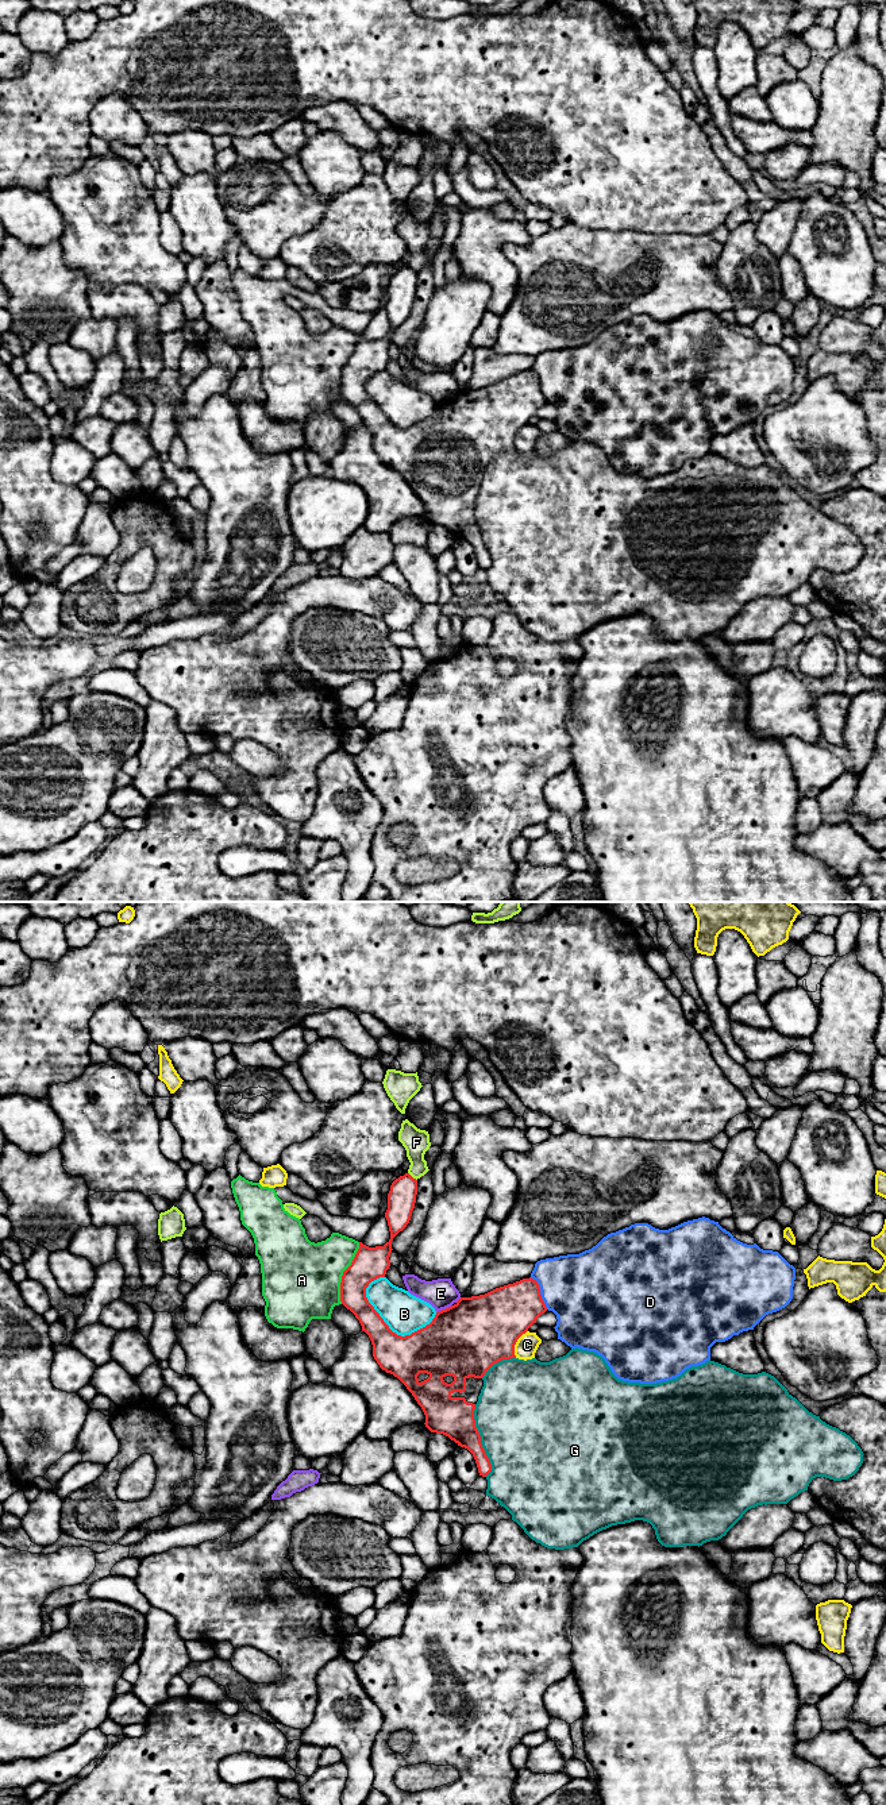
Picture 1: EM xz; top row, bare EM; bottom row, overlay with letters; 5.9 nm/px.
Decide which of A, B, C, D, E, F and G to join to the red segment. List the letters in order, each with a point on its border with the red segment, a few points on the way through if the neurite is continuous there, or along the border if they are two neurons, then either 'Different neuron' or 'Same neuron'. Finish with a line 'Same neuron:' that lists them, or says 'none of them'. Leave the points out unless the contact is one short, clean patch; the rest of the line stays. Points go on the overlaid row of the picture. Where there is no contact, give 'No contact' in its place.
A: Touches red at xz (343, 1273). Different neuron
B: Touches red at xz (395, 1333). Different neuron
C: Touches red at xz (515, 1343). Different neuron
D: Touches red at xz (539, 1292). Different neuron
E: Touches red at xz (443, 1310). Different neuron
F: Touches red at xz (411, 1176). Boundary: xz (408, 1172), (416, 1180). Different neuron
G: Touches red at xz (480, 1441). Different neuron
Same neuron: none of them

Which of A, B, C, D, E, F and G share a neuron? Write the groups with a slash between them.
A / B / C / D / E / F / G

